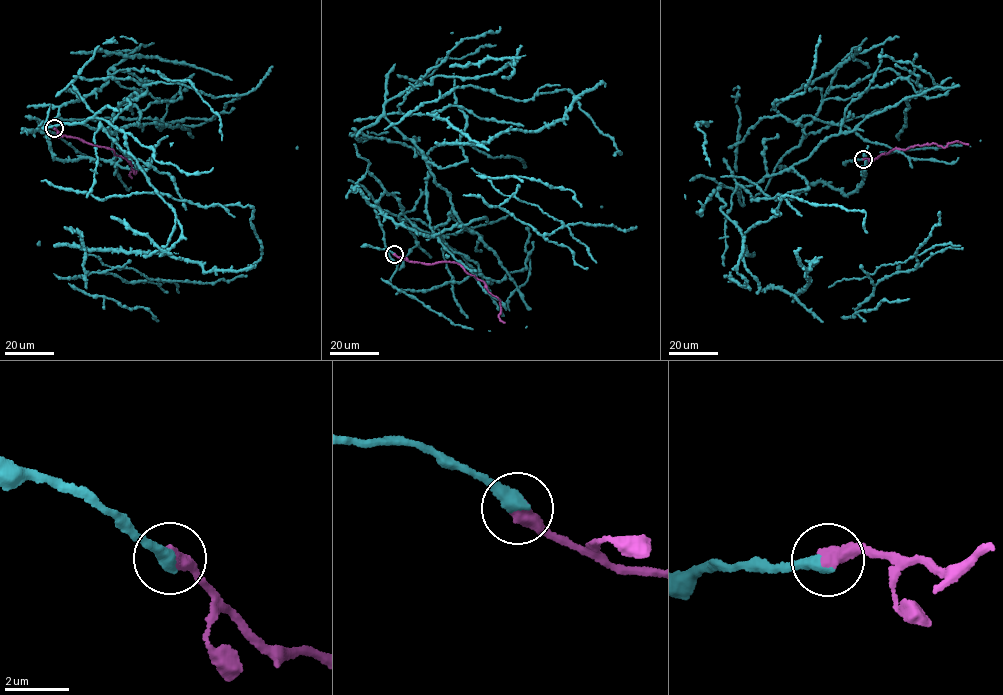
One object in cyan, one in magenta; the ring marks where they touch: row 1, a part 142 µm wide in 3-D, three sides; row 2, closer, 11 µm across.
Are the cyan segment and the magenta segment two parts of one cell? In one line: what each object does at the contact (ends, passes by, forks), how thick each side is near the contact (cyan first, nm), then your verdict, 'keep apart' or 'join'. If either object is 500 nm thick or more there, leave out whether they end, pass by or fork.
cyan ends; magenta ends; calibres 440 and 480 nm; keep apart

